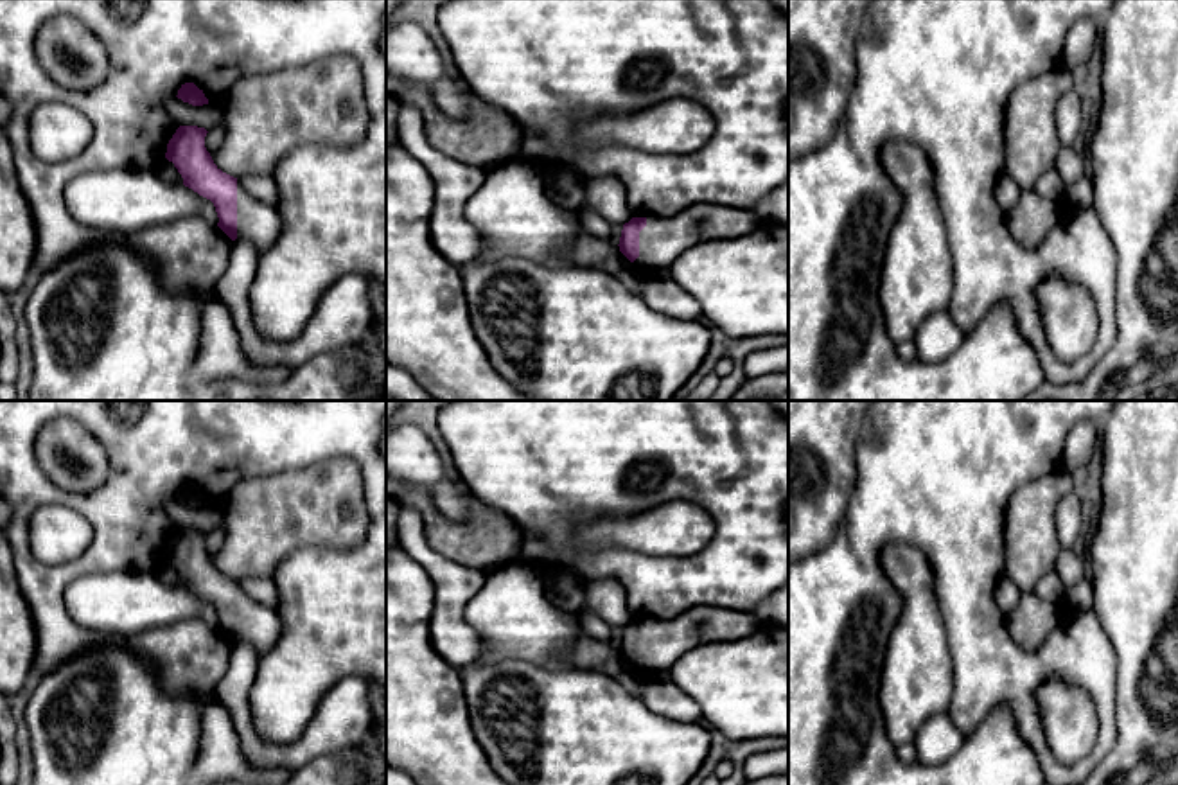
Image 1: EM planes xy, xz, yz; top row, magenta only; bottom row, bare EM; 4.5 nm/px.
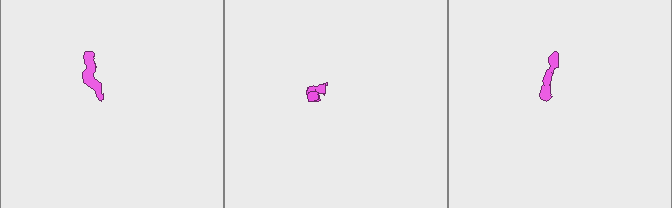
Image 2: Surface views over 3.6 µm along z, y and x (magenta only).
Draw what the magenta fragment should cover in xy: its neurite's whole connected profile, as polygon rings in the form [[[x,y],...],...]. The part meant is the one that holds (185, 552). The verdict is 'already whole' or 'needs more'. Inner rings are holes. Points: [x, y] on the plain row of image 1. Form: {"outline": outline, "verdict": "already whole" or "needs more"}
{"outline": [[[180,528],[167,546],[165,560],[174,566],[183,587],[210,602],[217,629],[232,641],[248,643],[264,656],[280,638],[282,622],[275,609],[248,596],[237,580],[223,575],[205,550],[205,530]]], "verdict": "needs more"}

